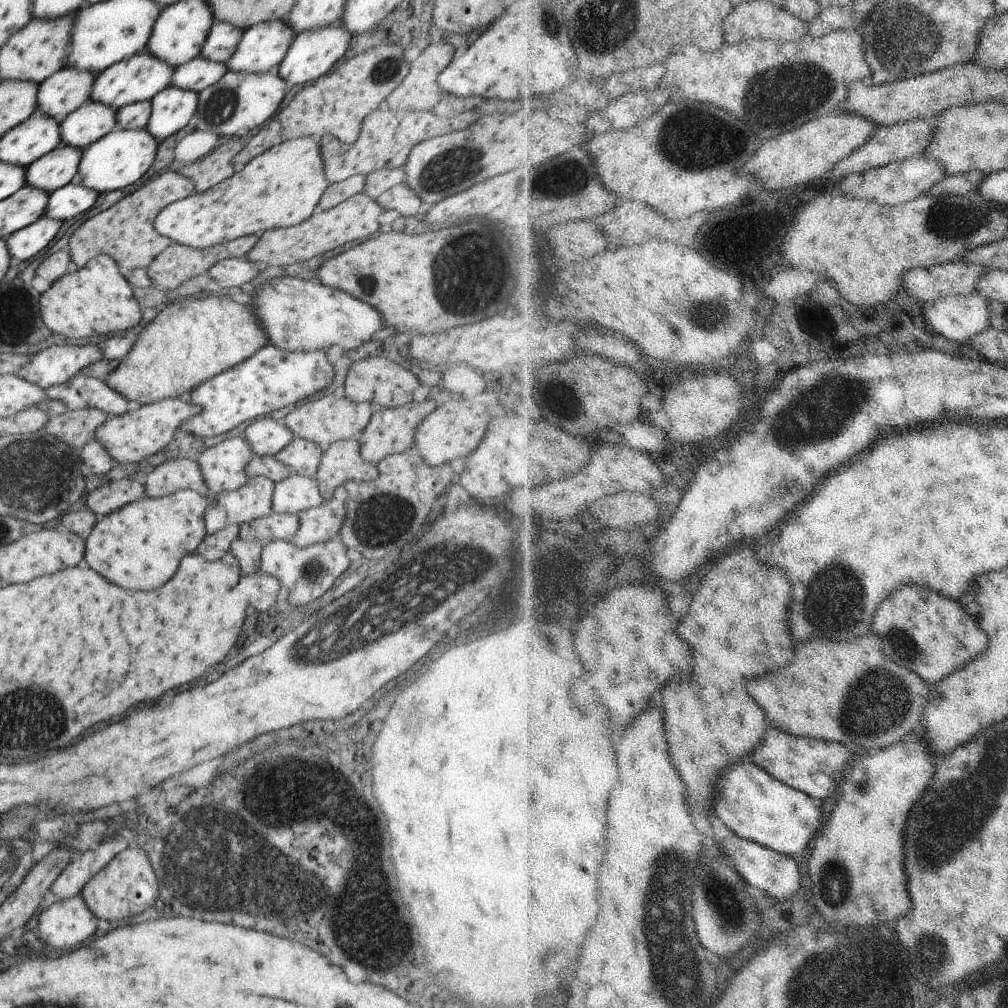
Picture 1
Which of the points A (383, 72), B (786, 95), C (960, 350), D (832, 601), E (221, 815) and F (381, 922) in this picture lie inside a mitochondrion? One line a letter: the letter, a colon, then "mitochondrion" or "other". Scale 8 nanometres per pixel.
A: mitochondrion
B: mitochondrion
C: other
D: mitochondrion
E: mitochondrion
F: mitochondrion

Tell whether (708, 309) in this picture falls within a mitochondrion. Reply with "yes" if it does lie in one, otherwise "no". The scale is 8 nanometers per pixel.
yes

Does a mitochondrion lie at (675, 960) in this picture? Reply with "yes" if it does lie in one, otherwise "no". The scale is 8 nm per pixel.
yes

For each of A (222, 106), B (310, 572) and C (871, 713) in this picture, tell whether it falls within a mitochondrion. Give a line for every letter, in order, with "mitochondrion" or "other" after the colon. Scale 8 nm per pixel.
A: mitochondrion
B: mitochondrion
C: mitochondrion

